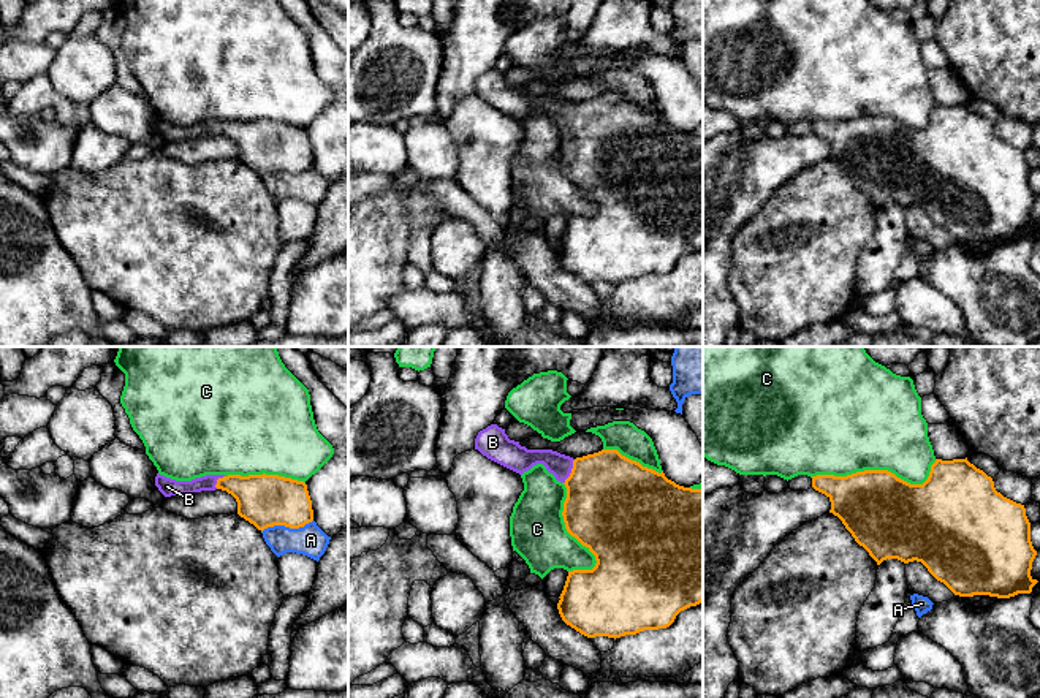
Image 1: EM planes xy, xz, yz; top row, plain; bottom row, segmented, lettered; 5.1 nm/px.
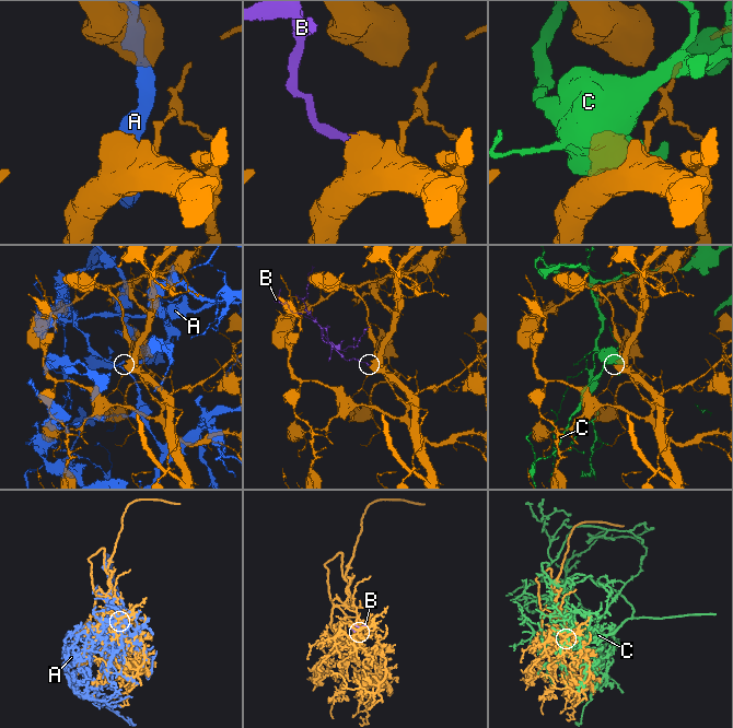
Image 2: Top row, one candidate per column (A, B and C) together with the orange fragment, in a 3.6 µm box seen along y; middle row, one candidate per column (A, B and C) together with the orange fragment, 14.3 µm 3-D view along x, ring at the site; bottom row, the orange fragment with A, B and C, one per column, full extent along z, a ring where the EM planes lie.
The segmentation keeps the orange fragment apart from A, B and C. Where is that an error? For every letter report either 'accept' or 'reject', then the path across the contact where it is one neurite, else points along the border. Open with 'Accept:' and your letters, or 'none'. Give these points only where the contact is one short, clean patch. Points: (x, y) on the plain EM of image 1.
Accept: B
A: reject
B: accept; runs through xz (611, 146), (592, 127), (572, 117), (561, 111)
C: reject

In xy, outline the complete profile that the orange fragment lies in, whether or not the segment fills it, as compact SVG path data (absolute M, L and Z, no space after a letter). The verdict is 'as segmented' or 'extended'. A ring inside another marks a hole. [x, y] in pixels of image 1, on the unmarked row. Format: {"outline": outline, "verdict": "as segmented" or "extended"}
{"outline": "M157 119L155 131L165 142L226 136L237 147L237 160L261 177L274 171L299 174L313 166L307 130L279 120L206 120L176 127Z", "verdict": "extended"}

